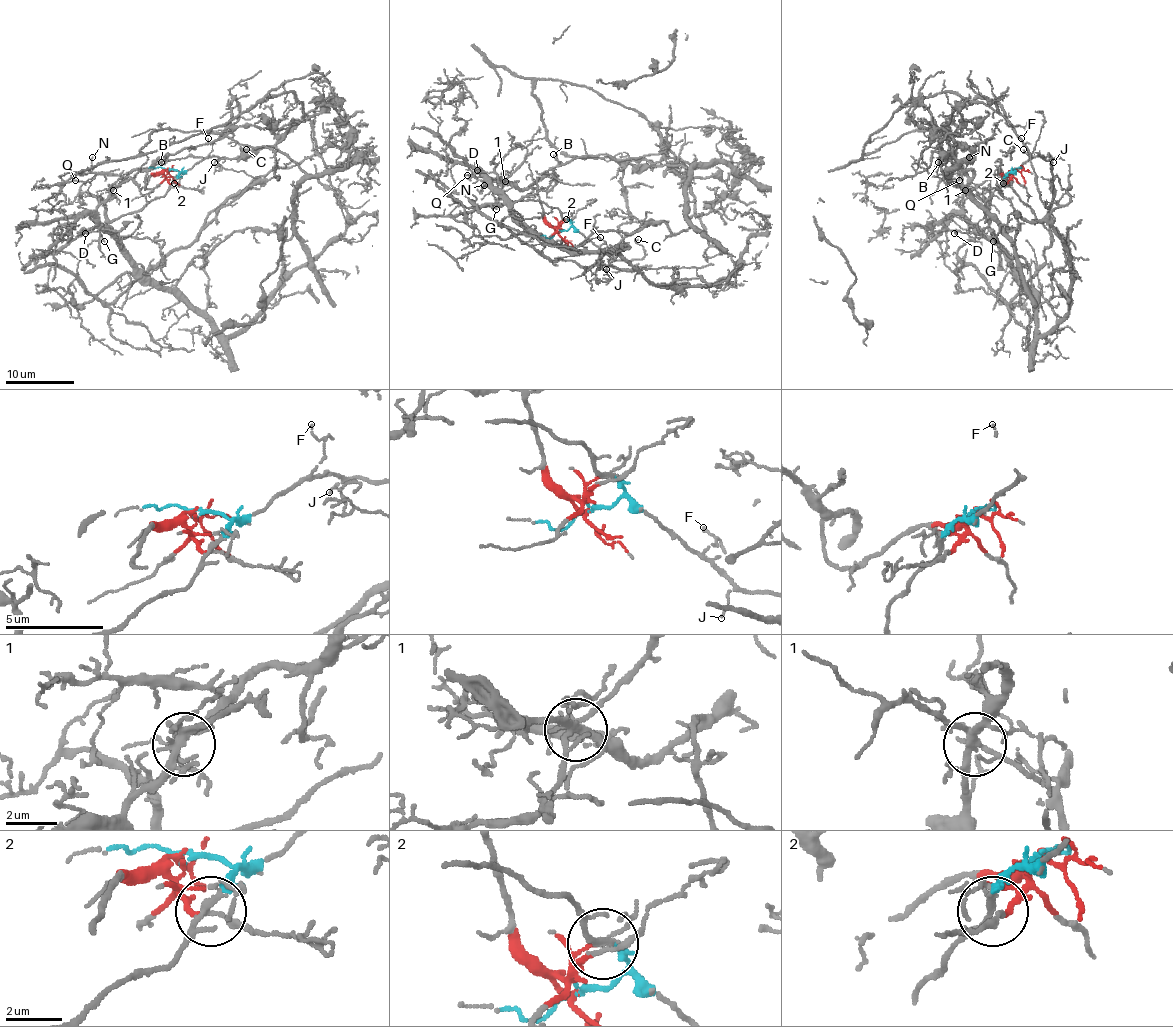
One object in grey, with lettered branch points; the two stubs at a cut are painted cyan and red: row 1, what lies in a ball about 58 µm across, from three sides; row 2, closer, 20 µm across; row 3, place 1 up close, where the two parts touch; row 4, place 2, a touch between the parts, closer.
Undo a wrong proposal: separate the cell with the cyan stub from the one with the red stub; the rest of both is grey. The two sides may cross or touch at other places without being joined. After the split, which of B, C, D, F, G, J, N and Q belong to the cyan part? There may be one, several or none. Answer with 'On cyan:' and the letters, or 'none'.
On cyan: C, F, G, J

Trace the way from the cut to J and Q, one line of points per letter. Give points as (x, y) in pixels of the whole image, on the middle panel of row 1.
J: (559, 231), (574, 226), (609, 257), (605, 269)
Q: (559, 231), (545, 218), (536, 188), (538, 178), (526, 187), (516, 187), (509, 182), (468, 175)

